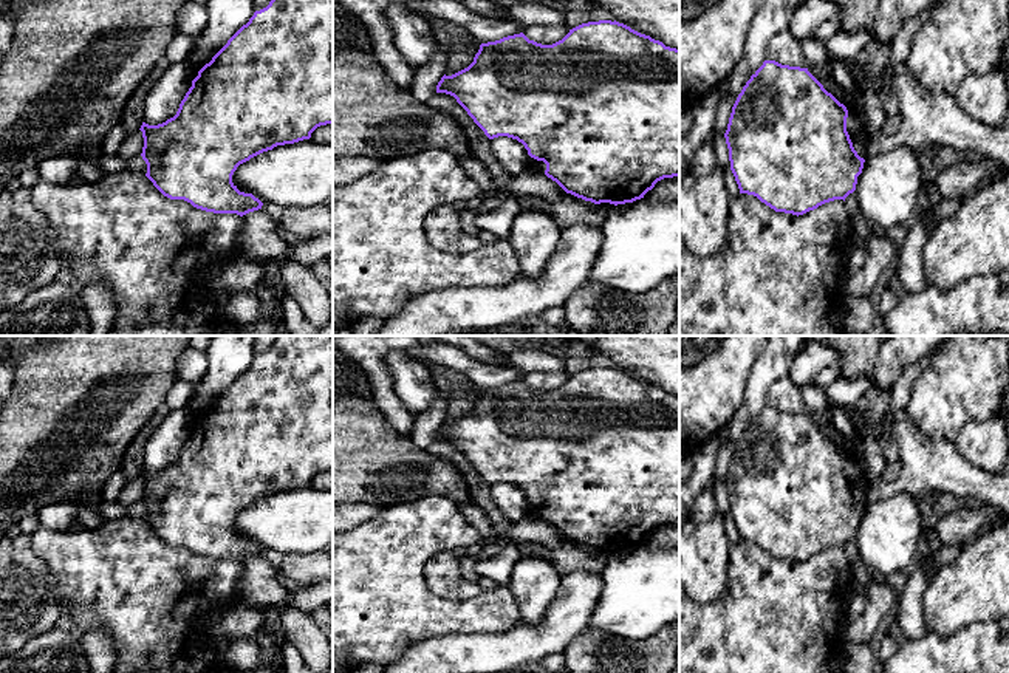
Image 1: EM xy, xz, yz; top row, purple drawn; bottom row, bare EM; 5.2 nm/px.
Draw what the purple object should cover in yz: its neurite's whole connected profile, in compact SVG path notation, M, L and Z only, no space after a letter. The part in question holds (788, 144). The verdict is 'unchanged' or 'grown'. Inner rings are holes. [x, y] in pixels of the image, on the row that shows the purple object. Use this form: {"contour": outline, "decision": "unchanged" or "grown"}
{"contour": "M764 60L738 94L724 133L730 170L740 193L757 196L775 212L803 215L819 206L843 200L856 190L867 158L867 132L859 111L848 111L808 68Z", "decision": "grown"}

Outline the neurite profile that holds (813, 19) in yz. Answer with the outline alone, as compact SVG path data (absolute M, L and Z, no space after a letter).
M802 0L788 31L799 42L806 39L828 40L840 32L842 19L842 9L829 0Z

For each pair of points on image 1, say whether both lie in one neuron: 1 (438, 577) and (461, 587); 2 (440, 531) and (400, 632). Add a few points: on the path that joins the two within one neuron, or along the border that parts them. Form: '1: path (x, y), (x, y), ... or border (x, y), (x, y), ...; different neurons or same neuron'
1: path (444, 579), (455, 587); same neuron
2: path (413, 554), (400, 568), (400, 605); same neuron

